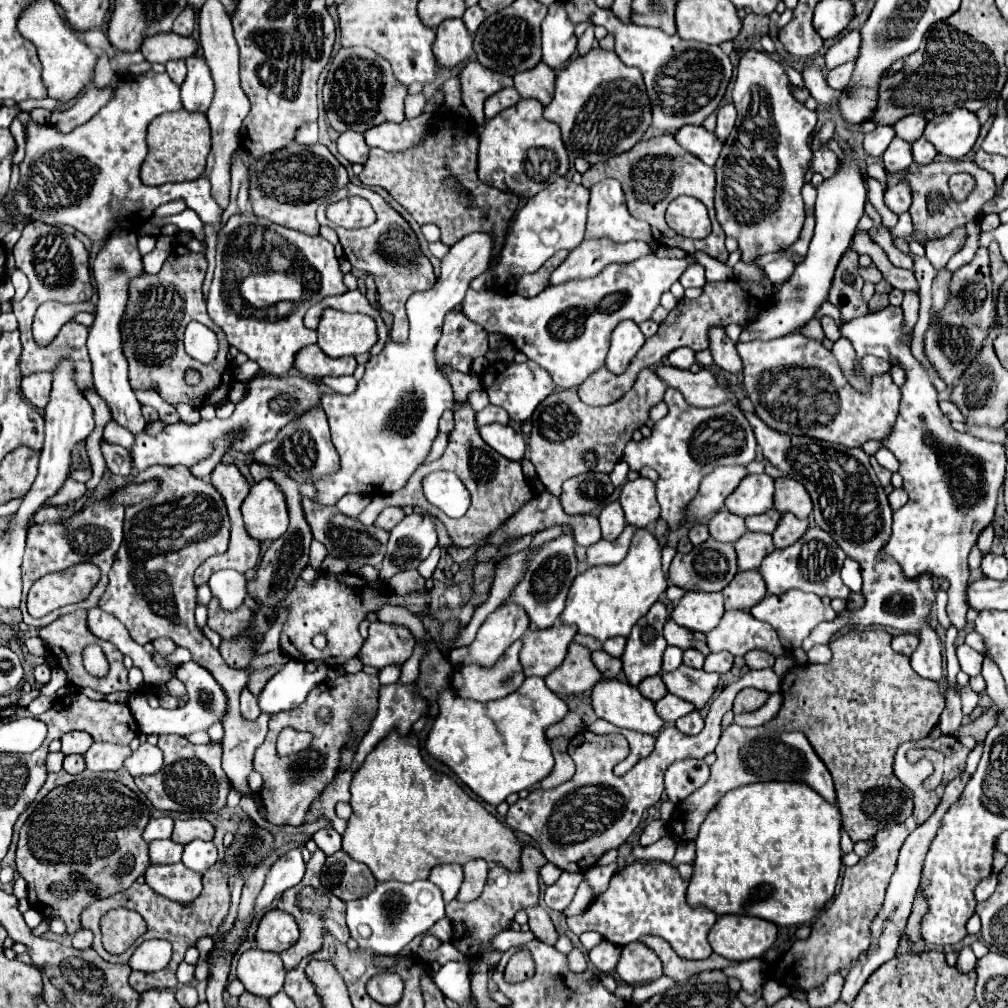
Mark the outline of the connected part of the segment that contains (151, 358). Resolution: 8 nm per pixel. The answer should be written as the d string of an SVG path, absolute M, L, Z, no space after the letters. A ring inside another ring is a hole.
M176 244L158 274L142 272L140 276L134 276L128 284L128 304L122 320L130 320L130 324L122 326L122 348L130 364L130 384L134 390L152 390L156 386L162 400L172 406L182 402L194 408L202 408L204 404L220 404L228 398L232 386L232 370L230 362L226 362L226 352L230 344L222 328L210 320L202 294L206 268L208 262L202 254L190 252L184 244ZM192 320L206 324L218 334L220 350L218 358L212 364L202 364L190 358L184 350L184 328ZM188 368L202 374L202 382L198 386L188 386L184 382L184 372Z

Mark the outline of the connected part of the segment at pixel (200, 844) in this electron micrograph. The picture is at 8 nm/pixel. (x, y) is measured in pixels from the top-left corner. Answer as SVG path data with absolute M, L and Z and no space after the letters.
M192 840L184 846L182 862L186 868L196 872L206 872L216 862L216 846L204 840Z

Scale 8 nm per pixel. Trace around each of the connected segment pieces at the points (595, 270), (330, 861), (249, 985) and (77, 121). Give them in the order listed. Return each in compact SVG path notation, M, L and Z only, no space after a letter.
M588 240L570 250L568 258L552 272L550 286L558 286L570 280L584 280L598 276L608 264L626 264L642 256L654 254L648 242L624 242L612 244L610 240Z
M344 850L326 858L320 876L324 888L344 902L358 900L376 888L376 878L362 862L352 860Z
M252 948L242 952L242 956L238 958L236 976L250 994L272 998L282 990L286 970L278 954Z
M112 84L106 88L88 88L82 96L76 98L76 102L70 108L62 112L52 112L50 124L60 132L70 132L72 128L88 122L112 96L114 96Z

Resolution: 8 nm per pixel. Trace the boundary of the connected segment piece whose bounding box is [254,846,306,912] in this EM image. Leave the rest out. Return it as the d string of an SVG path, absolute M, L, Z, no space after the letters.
M304 846L292 848L290 852L286 852L280 860L276 860L270 866L270 870L266 874L266 884L264 884L264 888L256 900L254 912L266 908L276 896L280 896L284 890L296 886L302 880L304 872L306 872L306 864L302 860L302 848Z

